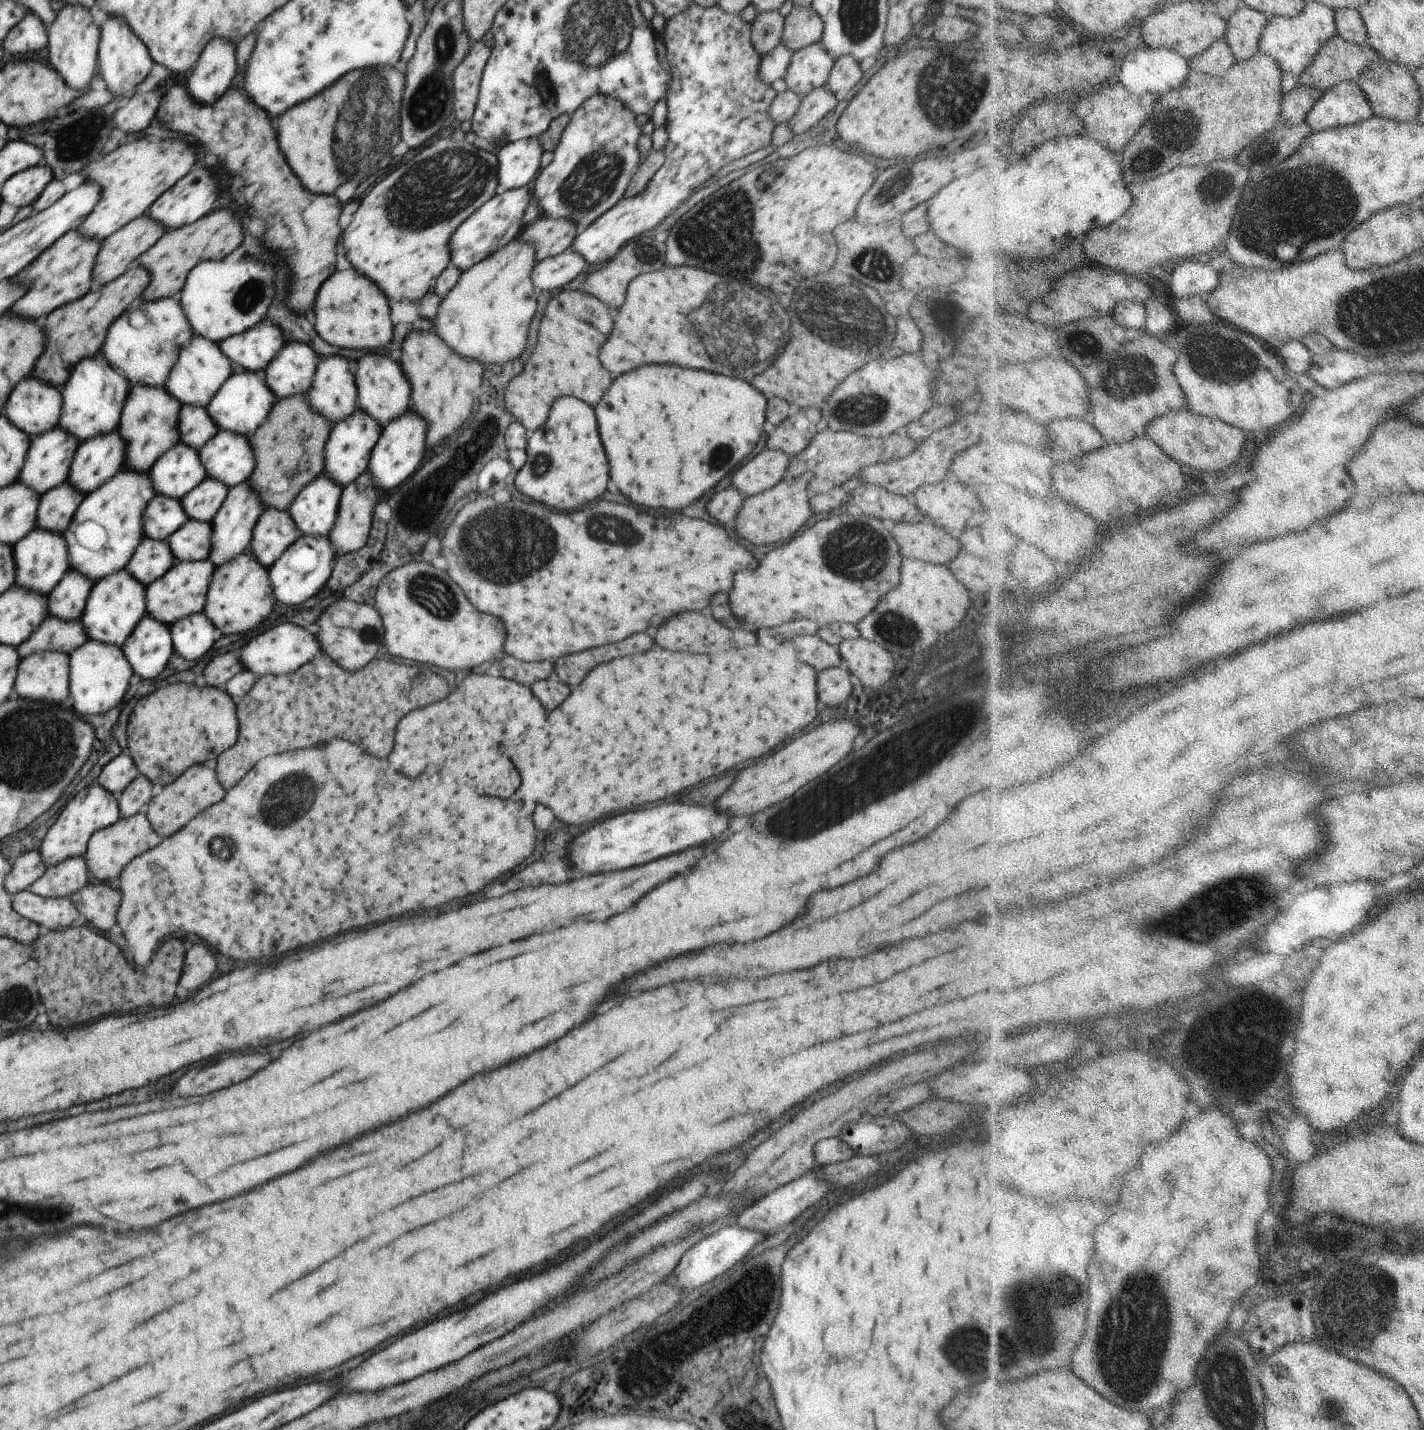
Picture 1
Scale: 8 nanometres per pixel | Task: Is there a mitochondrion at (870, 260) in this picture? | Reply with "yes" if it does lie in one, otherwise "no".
yes

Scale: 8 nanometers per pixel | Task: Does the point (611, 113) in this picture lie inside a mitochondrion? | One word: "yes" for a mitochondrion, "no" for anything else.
no

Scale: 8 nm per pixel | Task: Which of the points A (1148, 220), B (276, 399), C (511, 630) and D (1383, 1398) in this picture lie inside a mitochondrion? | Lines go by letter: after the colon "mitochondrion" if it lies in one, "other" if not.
A: other
B: other
C: other
D: other

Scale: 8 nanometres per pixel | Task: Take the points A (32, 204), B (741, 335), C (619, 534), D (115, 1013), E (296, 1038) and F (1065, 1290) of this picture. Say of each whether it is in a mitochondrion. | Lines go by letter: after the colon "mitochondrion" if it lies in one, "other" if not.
A: other
B: mitochondrion
C: mitochondrion
D: other
E: other
F: mitochondrion

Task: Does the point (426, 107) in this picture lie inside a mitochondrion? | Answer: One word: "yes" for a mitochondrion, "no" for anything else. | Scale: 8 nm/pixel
yes

